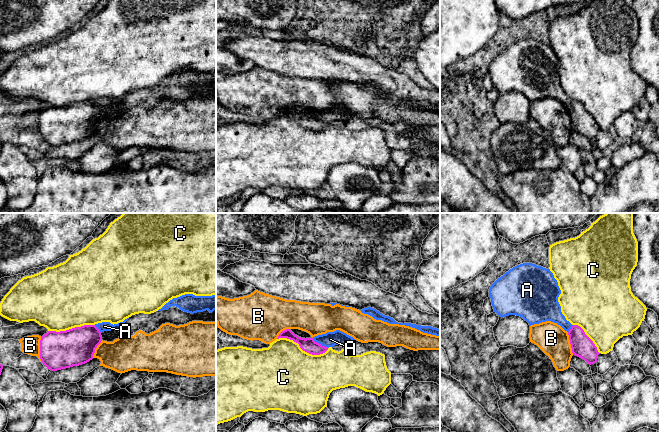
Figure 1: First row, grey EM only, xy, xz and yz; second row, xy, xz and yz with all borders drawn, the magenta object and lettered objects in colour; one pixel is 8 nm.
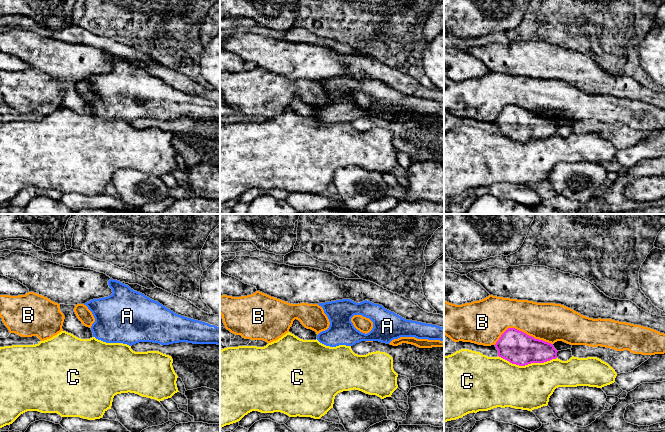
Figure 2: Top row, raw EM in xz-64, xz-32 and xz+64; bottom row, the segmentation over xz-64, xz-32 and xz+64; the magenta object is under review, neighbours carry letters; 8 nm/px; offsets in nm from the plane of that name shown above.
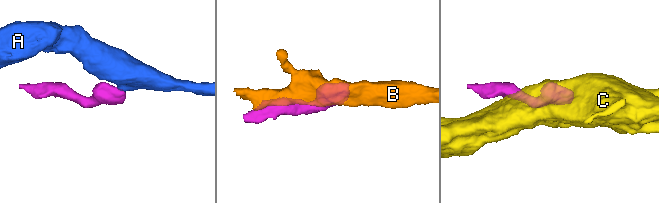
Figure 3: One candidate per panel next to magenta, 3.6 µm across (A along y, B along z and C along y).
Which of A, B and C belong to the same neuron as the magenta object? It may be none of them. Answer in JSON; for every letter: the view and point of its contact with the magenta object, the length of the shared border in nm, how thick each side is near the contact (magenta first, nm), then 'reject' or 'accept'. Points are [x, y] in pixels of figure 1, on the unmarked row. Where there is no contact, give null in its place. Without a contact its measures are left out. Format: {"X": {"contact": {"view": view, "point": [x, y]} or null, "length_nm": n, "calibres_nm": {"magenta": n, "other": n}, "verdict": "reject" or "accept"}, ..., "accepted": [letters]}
{"A": {"contact": {"view": "xz", "point": [320, 120]}, "length_nm": 150, "calibres_nm": {"magenta": 120, "other": 120}, "verdict": "reject"}, "B": {"contact": {"view": "xy", "point": [40, 125]}, "length_nm": 200, "calibres_nm": {"magenta": 300, "other": 150}, "verdict": "reject"}, "C": {"contact": {"view": "xz", "point": [302, 125]}, "length_nm": 420, "calibres_nm": {"magenta": 120, "other": 500}, "verdict": "reject"}, "accepted": []}

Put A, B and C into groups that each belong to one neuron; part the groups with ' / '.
A / B / C

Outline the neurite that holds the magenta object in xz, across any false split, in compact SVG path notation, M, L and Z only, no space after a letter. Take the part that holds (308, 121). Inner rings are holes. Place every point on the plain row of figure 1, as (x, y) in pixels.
M290 105L282 107L277 115L279 114L287 114L293 116L294 118L299 120L300 124L303 127L312 131L320 131L328 126L328 123L322 122L321 120L315 118L312 113L306 115L298 113Z

